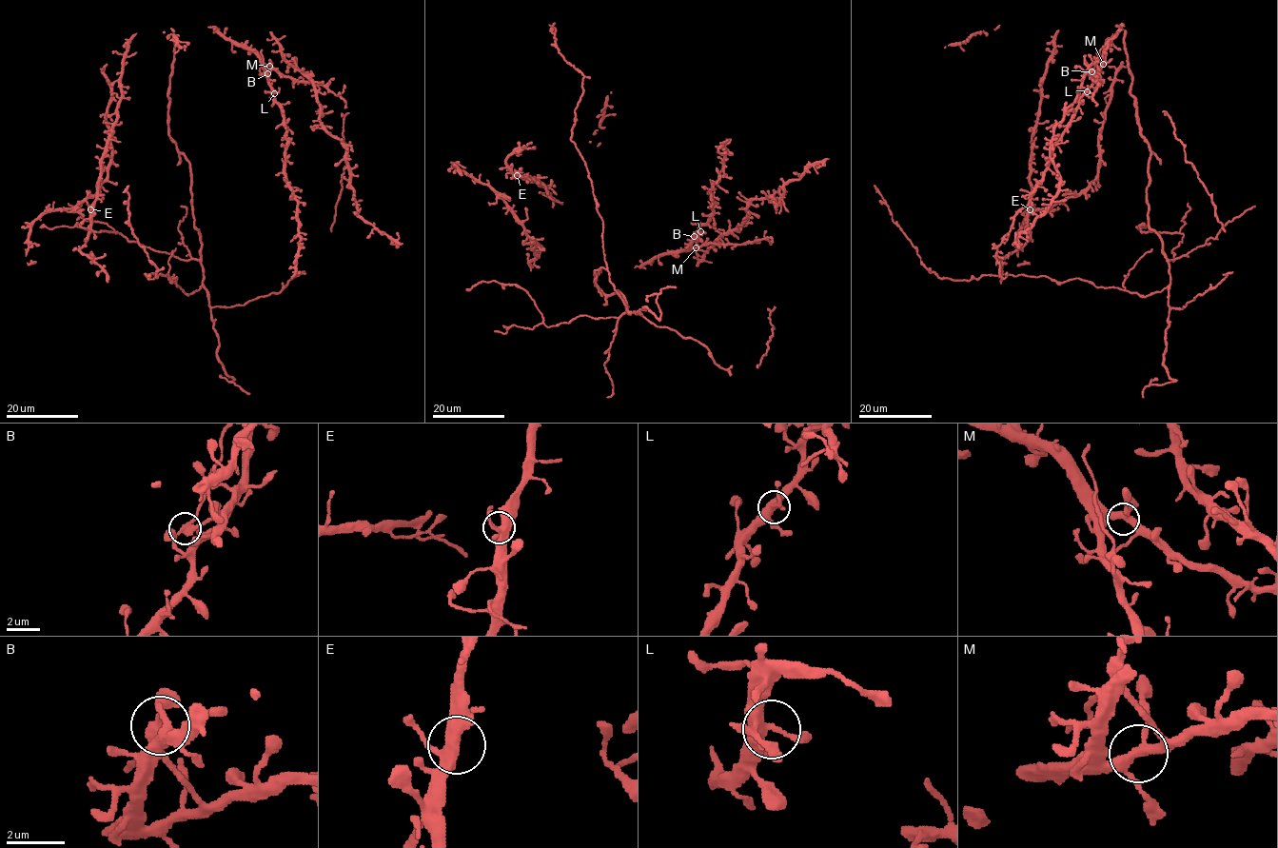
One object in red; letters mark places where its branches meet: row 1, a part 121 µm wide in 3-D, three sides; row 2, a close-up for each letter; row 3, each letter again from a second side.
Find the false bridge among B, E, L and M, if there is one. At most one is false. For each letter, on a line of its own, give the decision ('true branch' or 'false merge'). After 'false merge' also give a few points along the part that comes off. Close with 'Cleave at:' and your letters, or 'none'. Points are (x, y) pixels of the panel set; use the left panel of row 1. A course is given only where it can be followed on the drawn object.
B: false merge; course (267, 74), (262, 49)
E: true branch
L: true branch
M: true branch
Cleave at: B

